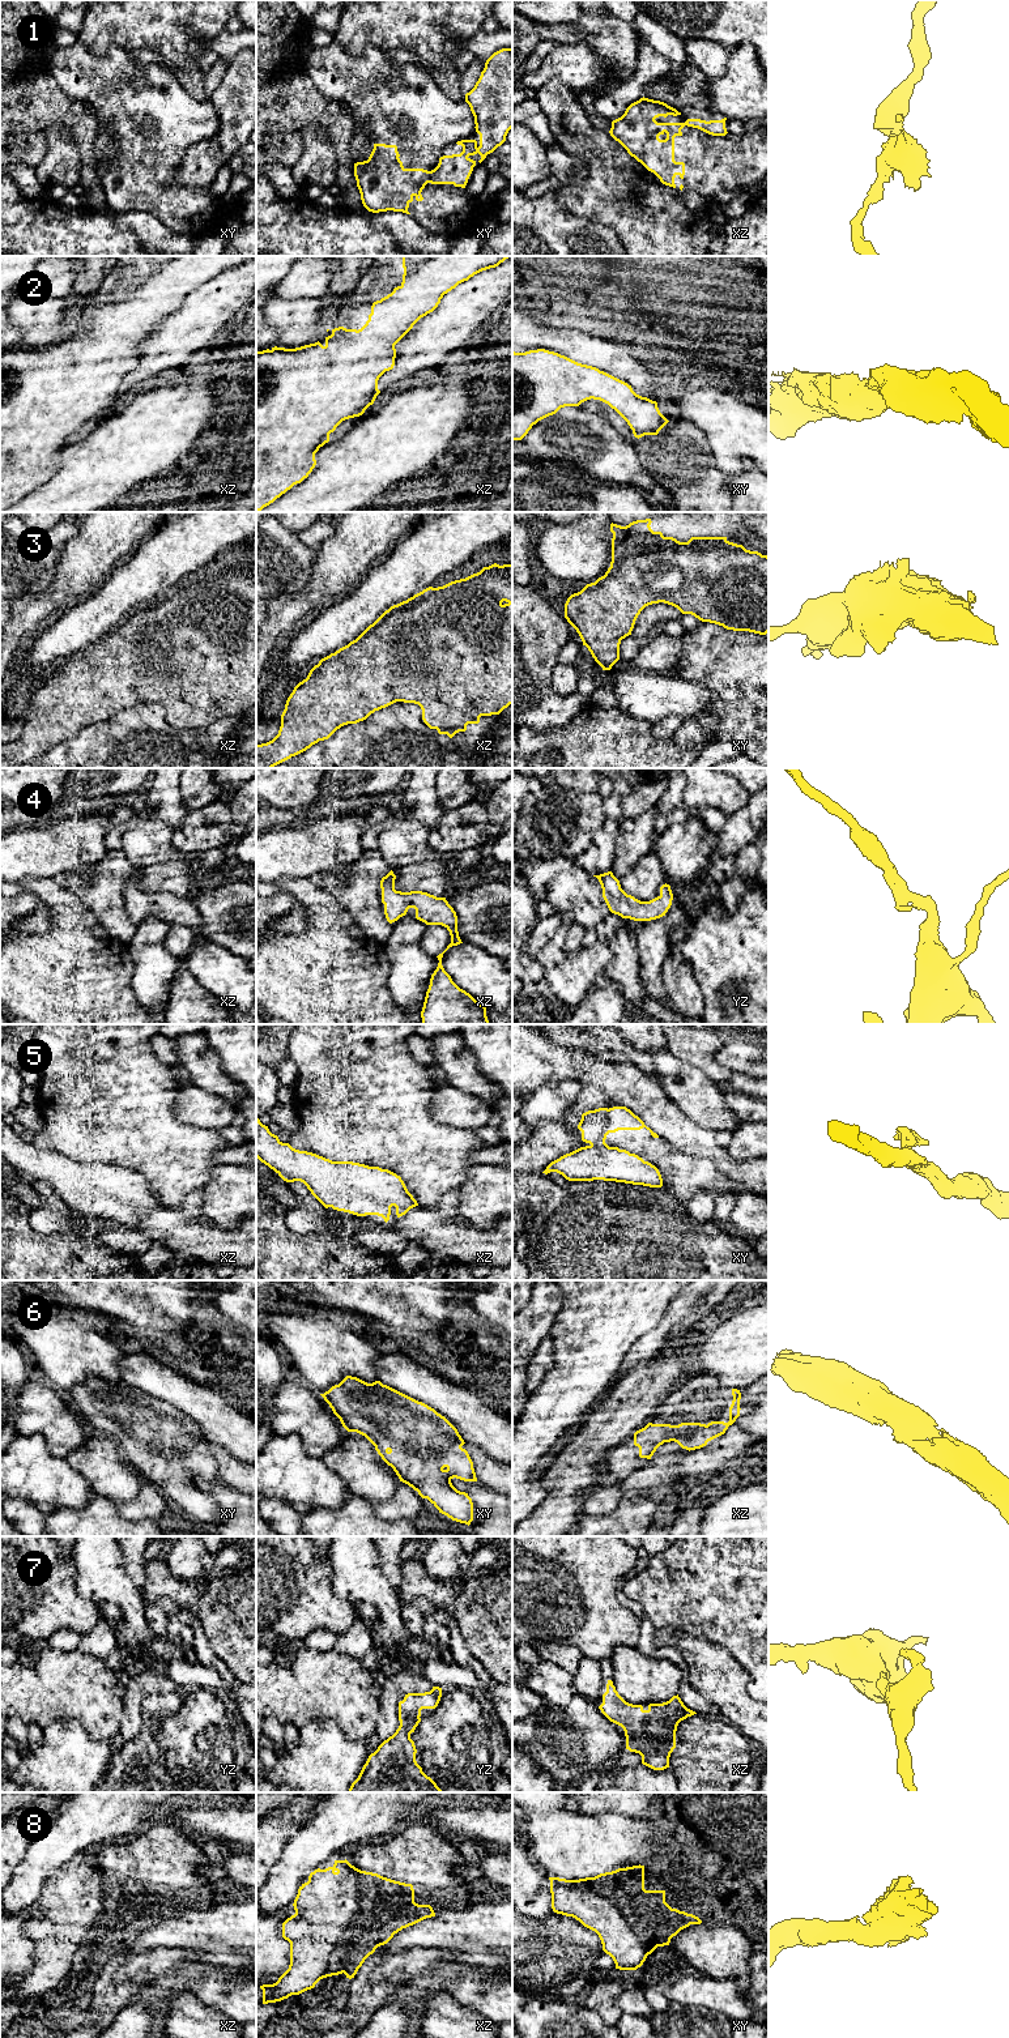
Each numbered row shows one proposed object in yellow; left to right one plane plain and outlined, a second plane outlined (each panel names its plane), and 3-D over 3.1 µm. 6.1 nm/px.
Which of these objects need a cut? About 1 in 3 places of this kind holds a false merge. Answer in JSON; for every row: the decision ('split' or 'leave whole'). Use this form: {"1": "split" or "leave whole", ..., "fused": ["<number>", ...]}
{"1": "split", "2": "leave whole", "3": "leave whole", "4": "leave whole", "5": "leave whole", "6": "leave whole", "7": "leave whole", "8": "leave whole", "fused": ["1"]}

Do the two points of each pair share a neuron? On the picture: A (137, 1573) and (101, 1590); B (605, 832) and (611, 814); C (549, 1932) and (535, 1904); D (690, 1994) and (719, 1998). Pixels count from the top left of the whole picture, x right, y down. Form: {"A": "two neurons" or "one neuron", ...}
{"A": "two neurons", "B": "one neuron", "C": "two neurons", "D": "one neuron"}

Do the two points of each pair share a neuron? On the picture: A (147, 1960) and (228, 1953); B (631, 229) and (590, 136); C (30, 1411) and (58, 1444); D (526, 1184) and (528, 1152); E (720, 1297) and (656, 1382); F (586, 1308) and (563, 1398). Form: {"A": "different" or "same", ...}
{"A": "same", "B": "same", "C": "same", "D": "different", "E": "different", "F": "same"}

